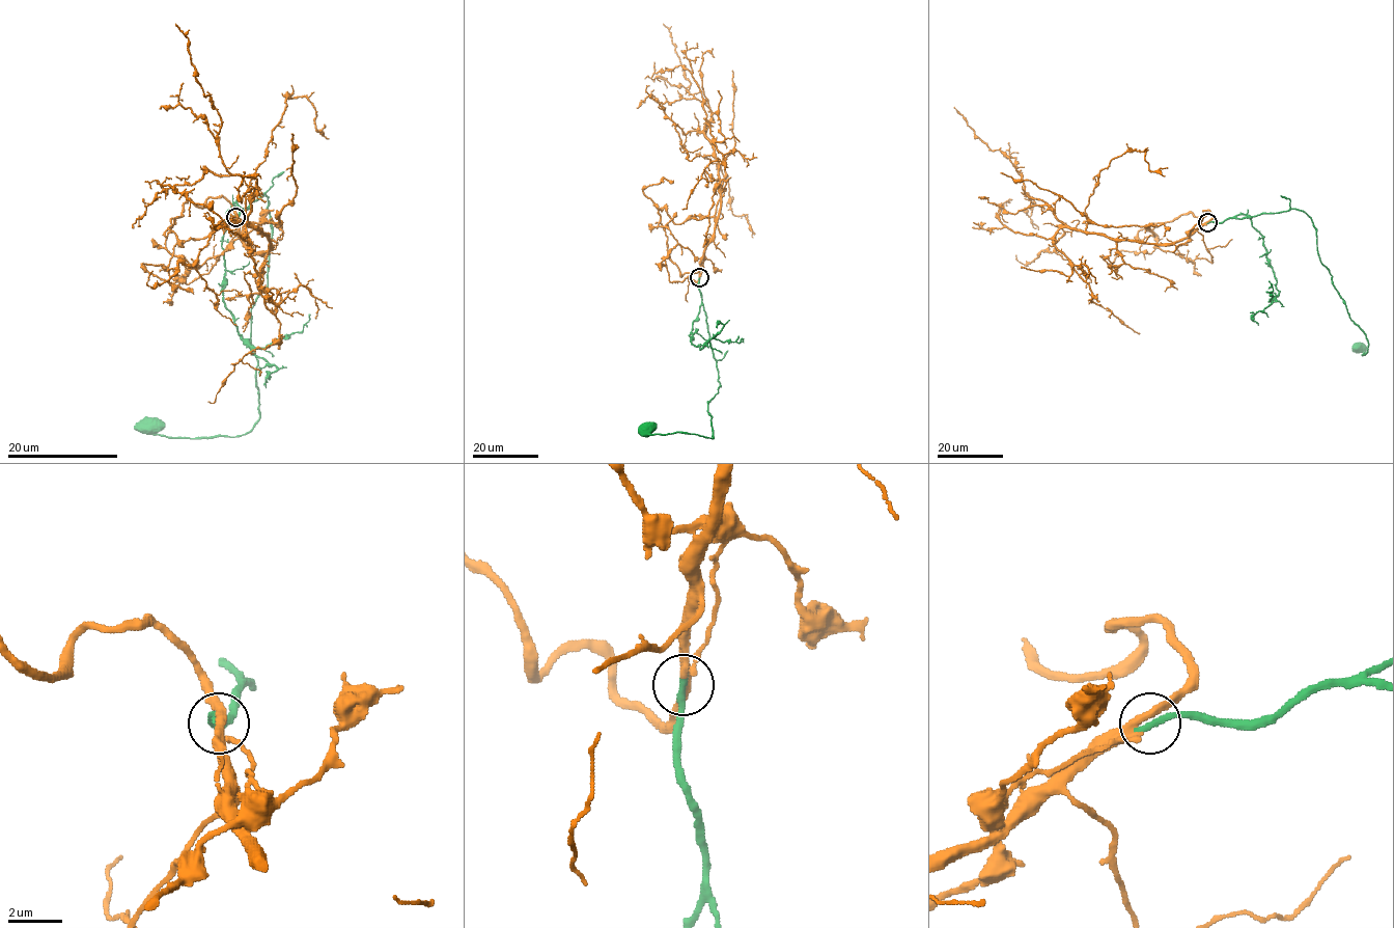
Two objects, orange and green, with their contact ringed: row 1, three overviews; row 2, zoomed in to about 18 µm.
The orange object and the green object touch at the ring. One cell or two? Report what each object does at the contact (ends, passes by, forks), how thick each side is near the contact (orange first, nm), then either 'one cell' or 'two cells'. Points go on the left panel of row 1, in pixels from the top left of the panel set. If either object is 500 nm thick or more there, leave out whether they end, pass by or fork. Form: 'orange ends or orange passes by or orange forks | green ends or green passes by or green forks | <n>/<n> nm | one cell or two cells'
orange passes by | green ends | 320/280 nm | one cell

